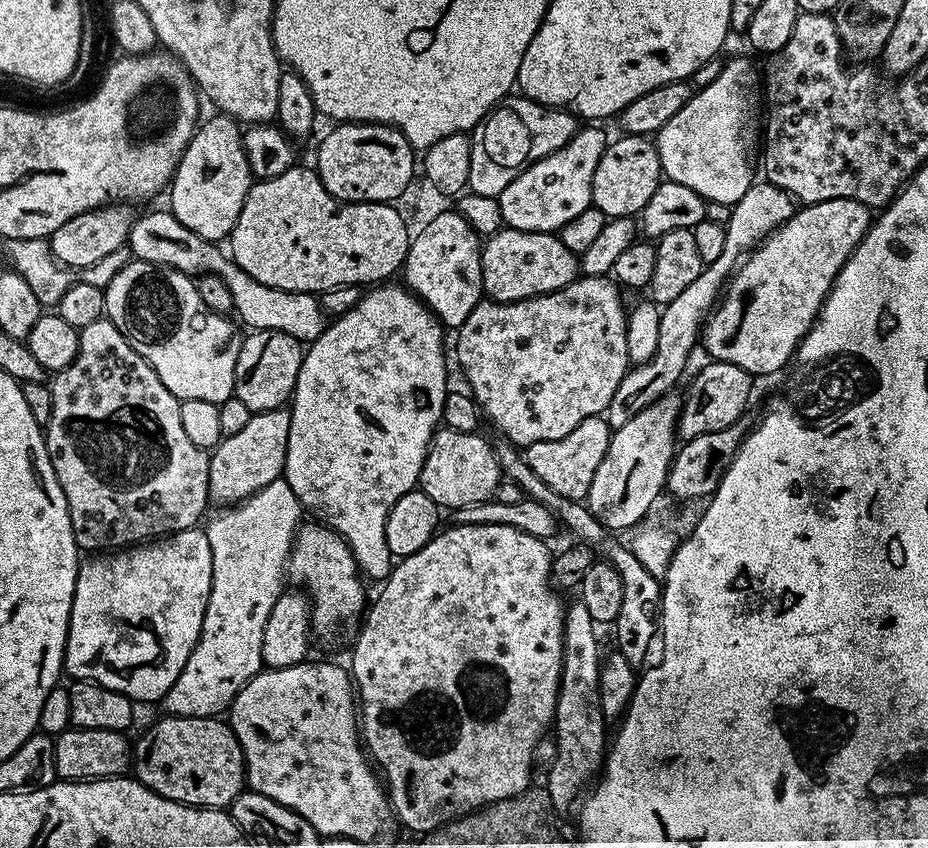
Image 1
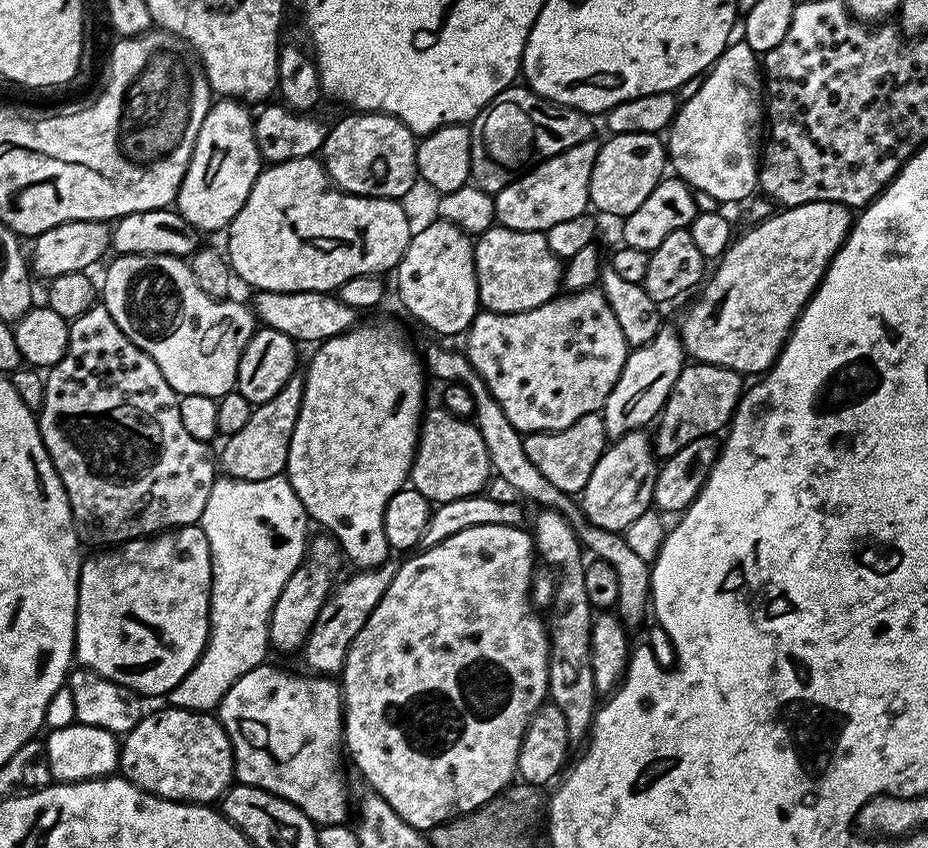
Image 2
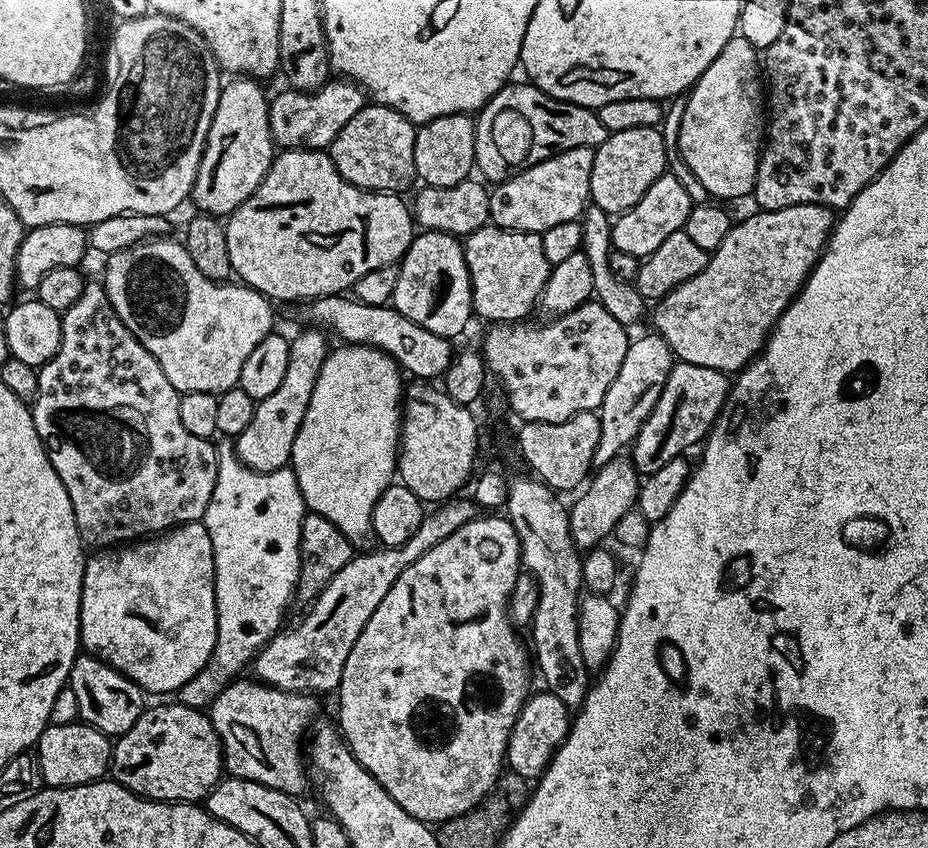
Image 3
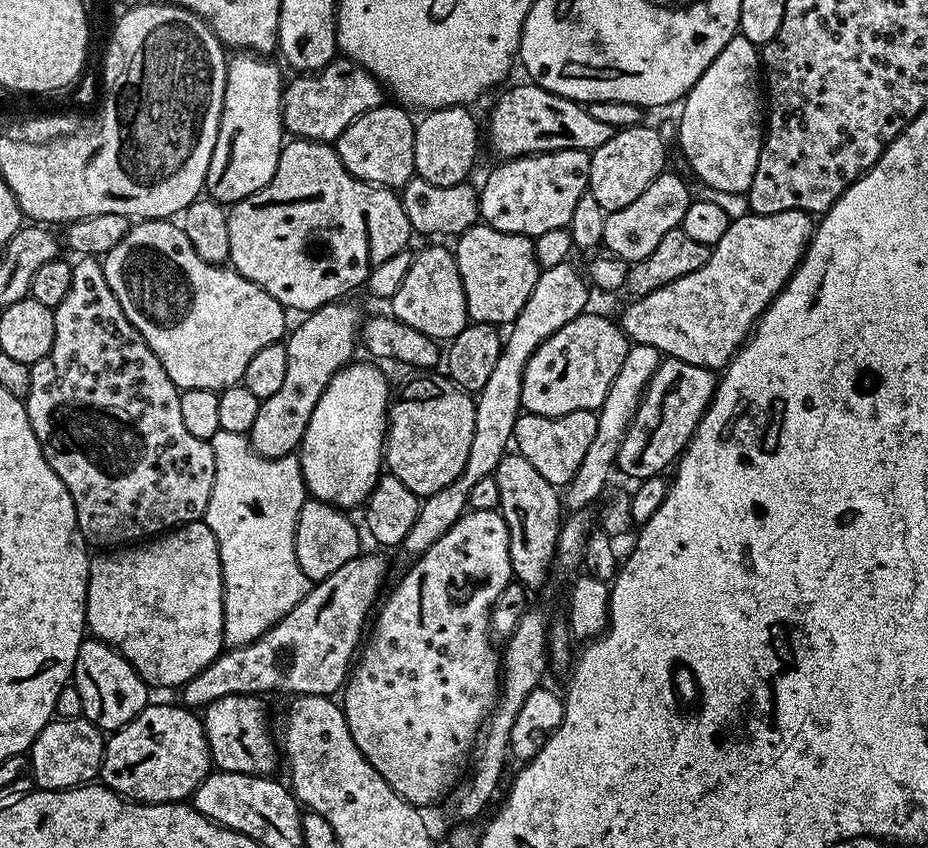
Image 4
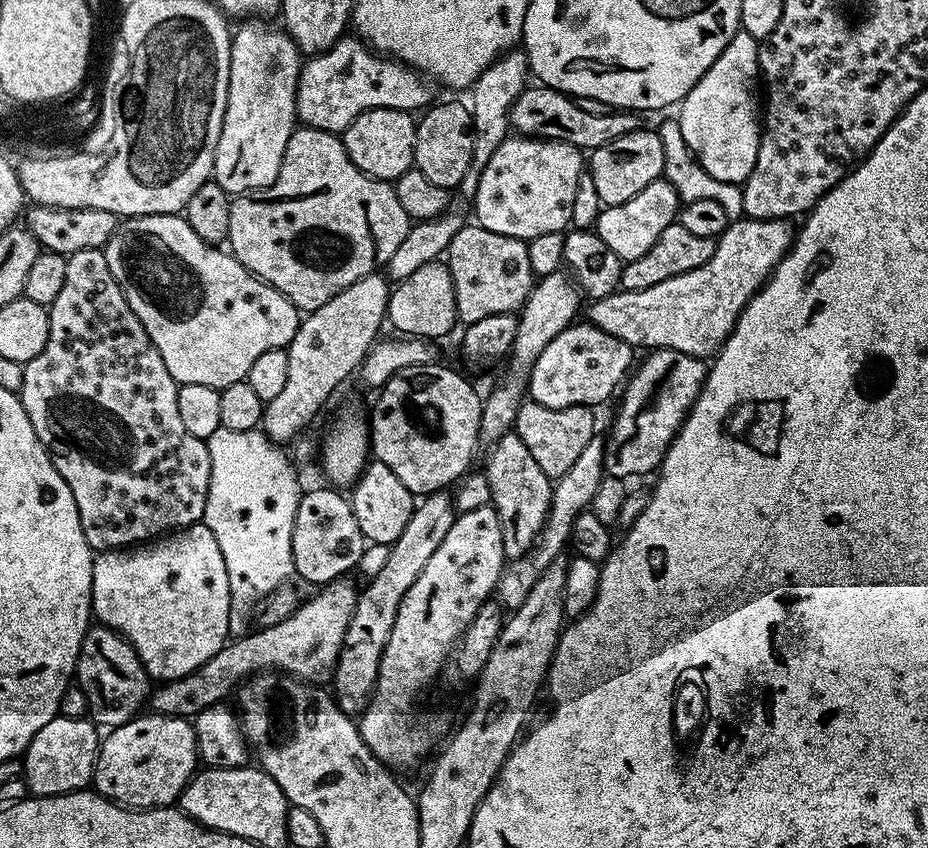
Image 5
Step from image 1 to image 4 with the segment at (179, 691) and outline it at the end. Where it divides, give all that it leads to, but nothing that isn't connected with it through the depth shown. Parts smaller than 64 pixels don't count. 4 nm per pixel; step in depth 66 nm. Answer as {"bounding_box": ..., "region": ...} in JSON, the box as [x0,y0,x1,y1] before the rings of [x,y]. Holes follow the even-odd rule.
{"bounding_box":[202,430,310,649],"region":[[[220,430],[212,436],[210,443],[214,450],[216,469],[214,470],[214,486],[210,494],[210,502],[202,519],[205,524],[210,526],[210,530],[214,530],[214,538],[218,542],[220,569],[222,570],[222,582],[224,583],[224,643],[229,649],[241,648],[250,642],[261,640],[283,616],[290,614],[290,610],[294,610],[294,606],[298,606],[298,602],[302,602],[308,593],[310,581],[299,568],[298,558],[295,557],[296,519],[306,499],[304,475],[302,474],[299,455],[283,456],[277,460],[259,456],[252,448],[252,441],[245,434],[230,434],[230,430]]]}

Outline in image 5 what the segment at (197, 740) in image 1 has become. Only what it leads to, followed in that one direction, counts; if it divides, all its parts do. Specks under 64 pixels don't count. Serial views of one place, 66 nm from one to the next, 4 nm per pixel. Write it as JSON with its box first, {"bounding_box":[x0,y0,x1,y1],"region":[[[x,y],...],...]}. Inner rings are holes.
{"bounding_box":[94,711,201,808],"region":[[[149,711],[148,716],[145,714],[137,714],[128,721],[127,724],[111,729],[100,741],[100,752],[96,755],[96,775],[94,777],[95,791],[107,798],[107,800],[115,800],[118,804],[123,804],[129,808],[167,808],[175,805],[180,799],[182,790],[192,781],[193,776],[198,771],[198,765],[201,763],[200,751],[198,750],[198,742],[196,741],[196,729],[191,719],[182,716],[164,716],[161,712]]]}

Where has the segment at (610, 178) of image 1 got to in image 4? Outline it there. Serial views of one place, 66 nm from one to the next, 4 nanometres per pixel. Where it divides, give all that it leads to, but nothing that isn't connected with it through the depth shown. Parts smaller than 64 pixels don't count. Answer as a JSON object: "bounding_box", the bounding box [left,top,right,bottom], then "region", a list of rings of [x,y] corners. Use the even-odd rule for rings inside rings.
{"bounding_box":[588,127,666,213],"region":[[[628,127],[613,131],[610,142],[602,142],[591,153],[592,161],[588,171],[588,191],[594,194],[598,206],[609,213],[622,210],[622,206],[630,206],[654,178],[665,171],[664,147],[666,141],[655,127]]]}

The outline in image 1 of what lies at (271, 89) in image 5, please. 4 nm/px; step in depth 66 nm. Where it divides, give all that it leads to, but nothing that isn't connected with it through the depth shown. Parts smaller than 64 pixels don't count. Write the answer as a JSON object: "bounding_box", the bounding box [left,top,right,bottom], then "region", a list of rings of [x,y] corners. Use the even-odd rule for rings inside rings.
{"bounding_box":[170,114,254,242],"region":[[[212,114],[208,121],[197,127],[192,140],[186,146],[182,158],[176,167],[170,181],[170,193],[172,192],[172,204],[170,210],[186,230],[194,230],[204,240],[213,242],[227,241],[232,235],[234,226],[238,222],[238,214],[242,214],[242,206],[246,202],[246,194],[254,183],[254,177],[250,166],[246,162],[246,150],[244,149],[244,137],[242,128],[237,121],[223,114]]]}

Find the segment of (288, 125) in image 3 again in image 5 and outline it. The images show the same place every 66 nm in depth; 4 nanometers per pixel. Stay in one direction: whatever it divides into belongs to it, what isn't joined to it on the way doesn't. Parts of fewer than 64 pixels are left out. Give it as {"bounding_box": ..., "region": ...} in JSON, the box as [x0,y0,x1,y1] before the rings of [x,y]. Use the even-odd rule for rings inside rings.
{"bounding_box":[296,34,433,134],"region":[[[352,34],[341,36],[330,50],[309,56],[301,63],[296,87],[296,118],[305,128],[343,134],[366,110],[397,108],[424,110],[433,103],[433,85],[415,68],[373,50]]]}

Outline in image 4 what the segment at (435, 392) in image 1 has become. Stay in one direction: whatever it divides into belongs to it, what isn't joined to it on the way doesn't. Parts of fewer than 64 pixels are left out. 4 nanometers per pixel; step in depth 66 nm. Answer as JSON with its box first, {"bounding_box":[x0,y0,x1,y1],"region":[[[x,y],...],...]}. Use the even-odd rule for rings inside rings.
{"bounding_box":[298,362,390,510],"region":[[[350,362],[345,368],[340,368],[334,374],[334,378],[330,378],[330,382],[326,386],[326,390],[322,390],[322,398],[318,398],[318,406],[314,406],[314,414],[310,414],[310,422],[306,422],[306,434],[302,438],[298,455],[300,457],[300,465],[302,466],[302,474],[304,475],[304,487],[307,495],[314,500],[321,500],[324,503],[336,505],[339,509],[351,510],[350,508],[363,505],[366,494],[371,492],[372,485],[379,480],[382,472],[382,465],[384,464],[384,448],[382,445],[382,438],[388,435],[388,405],[390,403],[390,388],[388,392],[388,380],[383,376],[382,369],[376,369],[375,363],[372,364],[356,364],[357,362]]]}

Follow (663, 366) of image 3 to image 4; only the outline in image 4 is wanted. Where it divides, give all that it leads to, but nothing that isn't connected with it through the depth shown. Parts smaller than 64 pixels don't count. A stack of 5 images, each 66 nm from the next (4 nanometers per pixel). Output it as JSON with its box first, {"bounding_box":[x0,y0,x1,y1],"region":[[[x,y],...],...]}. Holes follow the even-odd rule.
{"bounding_box":[562,344,662,513],"region":[[[632,344],[631,347],[629,347],[628,353],[626,354],[626,362],[622,362],[622,370],[618,370],[618,378],[614,378],[614,382],[612,383],[612,389],[608,391],[608,393],[606,394],[606,398],[602,402],[602,406],[596,412],[596,417],[598,418],[598,431],[595,432],[594,439],[590,441],[590,450],[586,450],[586,455],[585,457],[582,458],[582,466],[578,466],[578,474],[574,474],[574,478],[572,479],[572,481],[570,481],[569,484],[567,484],[566,487],[563,489],[562,504],[563,507],[567,509],[569,513],[583,512],[589,506],[592,506],[588,504],[594,503],[595,500],[598,499],[600,495],[602,495],[601,497],[605,495],[604,487],[607,486],[608,479],[611,478],[612,472],[614,476],[614,469],[616,468],[616,459],[618,458],[618,450],[622,446],[622,438],[626,438],[626,430],[630,426],[630,422],[632,421],[632,419],[634,418],[634,414],[638,410],[640,400],[642,399],[642,397],[644,397],[644,391],[648,389],[648,383],[650,382],[650,378],[654,378],[654,374],[658,370],[658,366],[660,365],[661,359],[662,353],[659,352],[654,346],[646,346],[645,344]]]}

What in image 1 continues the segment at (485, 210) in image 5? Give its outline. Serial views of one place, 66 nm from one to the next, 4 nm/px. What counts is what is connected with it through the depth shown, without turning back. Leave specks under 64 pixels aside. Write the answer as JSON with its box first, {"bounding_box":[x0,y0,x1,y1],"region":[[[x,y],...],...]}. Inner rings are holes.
{"bounding_box":[498,126,610,233],"region":[[[600,126],[584,127],[577,130],[566,146],[534,162],[522,174],[518,174],[518,178],[514,178],[506,190],[502,190],[498,199],[501,218],[507,227],[527,232],[559,233],[570,218],[578,218],[582,210],[592,207],[594,170],[598,170],[598,162],[610,140],[604,137]]]}

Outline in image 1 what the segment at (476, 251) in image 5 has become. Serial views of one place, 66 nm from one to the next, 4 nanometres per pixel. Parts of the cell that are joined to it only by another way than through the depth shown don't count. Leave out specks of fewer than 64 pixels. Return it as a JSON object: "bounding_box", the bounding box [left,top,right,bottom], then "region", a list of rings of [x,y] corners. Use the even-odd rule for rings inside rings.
{"bounding_box":[480,226,580,304],"region":[[[504,226],[489,235],[480,249],[484,296],[505,304],[525,300],[527,296],[544,296],[566,287],[577,279],[580,262],[577,253],[566,246],[554,232],[527,232]]]}

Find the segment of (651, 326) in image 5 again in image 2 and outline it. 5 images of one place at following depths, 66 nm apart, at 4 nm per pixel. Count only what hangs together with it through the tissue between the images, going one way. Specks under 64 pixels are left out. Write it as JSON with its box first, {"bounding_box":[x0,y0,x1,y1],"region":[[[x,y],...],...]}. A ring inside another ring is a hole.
{"bounding_box":[678,202,854,374],"region":[[[806,202],[802,206],[776,211],[753,223],[753,228],[746,229],[741,236],[739,233],[733,239],[713,267],[717,268],[713,272],[711,269],[710,275],[703,281],[699,289],[700,300],[694,301],[685,310],[678,323],[682,346],[695,363],[722,366],[741,374],[767,372],[784,349],[796,319],[808,305],[809,298],[816,293],[816,287],[822,282],[837,250],[844,245],[854,219],[853,209],[838,202]]]}

